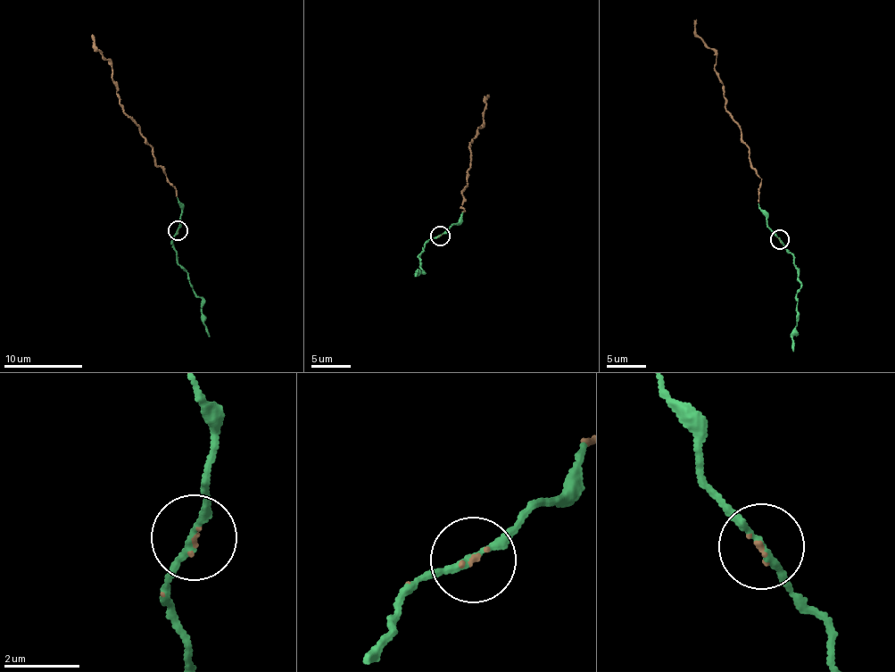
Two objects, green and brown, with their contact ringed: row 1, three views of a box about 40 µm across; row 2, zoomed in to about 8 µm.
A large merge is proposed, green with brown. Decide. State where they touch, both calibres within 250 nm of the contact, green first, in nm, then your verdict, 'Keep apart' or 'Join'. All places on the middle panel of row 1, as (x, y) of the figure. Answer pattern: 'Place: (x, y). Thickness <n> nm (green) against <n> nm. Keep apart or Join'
Place: (440, 236). Thickness 170 nm (green) against 60 nm. Join

